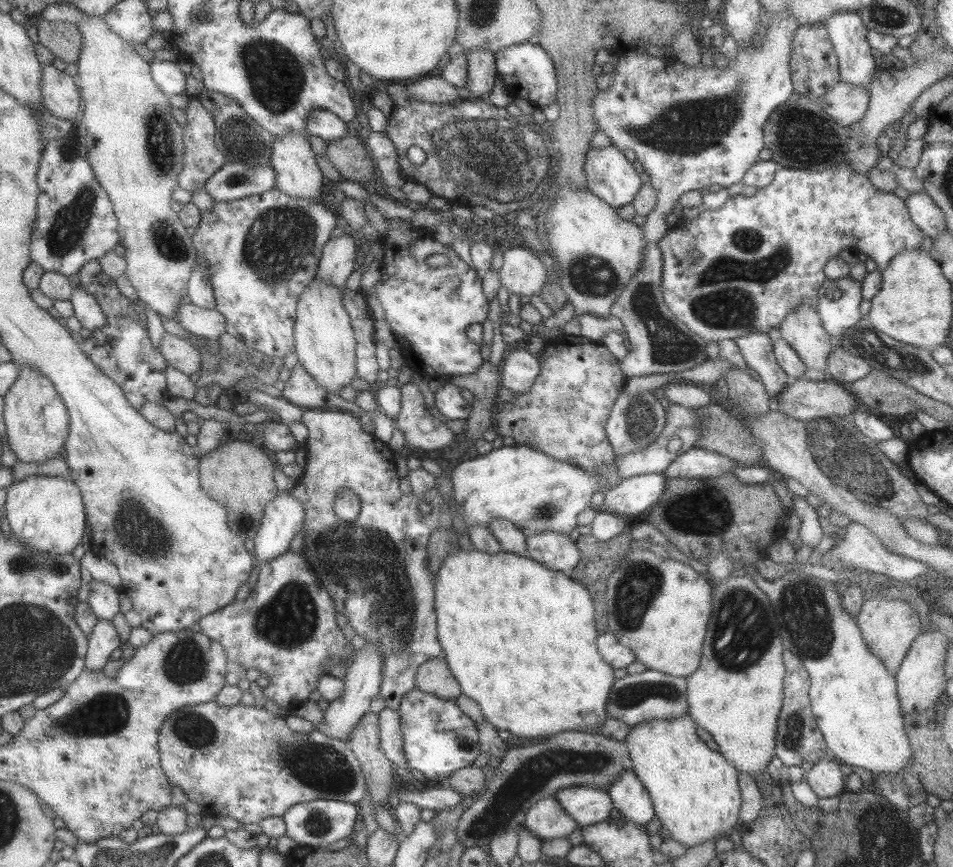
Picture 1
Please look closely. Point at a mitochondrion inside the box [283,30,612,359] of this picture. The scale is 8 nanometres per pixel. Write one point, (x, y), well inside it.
(472, 153)

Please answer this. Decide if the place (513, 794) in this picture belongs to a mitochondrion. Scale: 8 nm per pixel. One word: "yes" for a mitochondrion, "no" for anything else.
yes

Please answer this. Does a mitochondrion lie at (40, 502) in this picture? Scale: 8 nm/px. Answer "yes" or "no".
no

